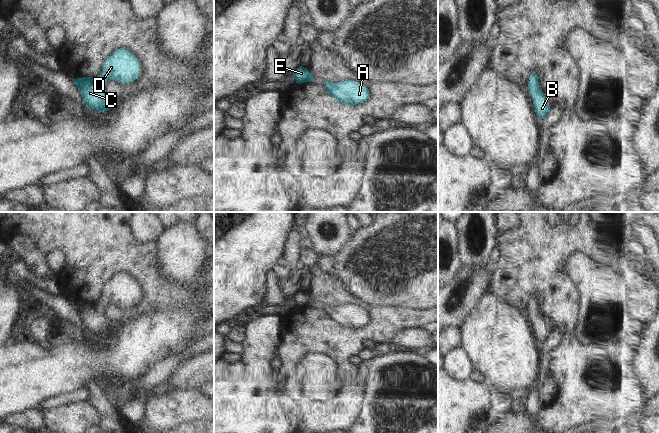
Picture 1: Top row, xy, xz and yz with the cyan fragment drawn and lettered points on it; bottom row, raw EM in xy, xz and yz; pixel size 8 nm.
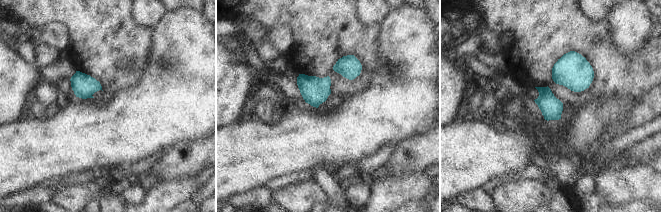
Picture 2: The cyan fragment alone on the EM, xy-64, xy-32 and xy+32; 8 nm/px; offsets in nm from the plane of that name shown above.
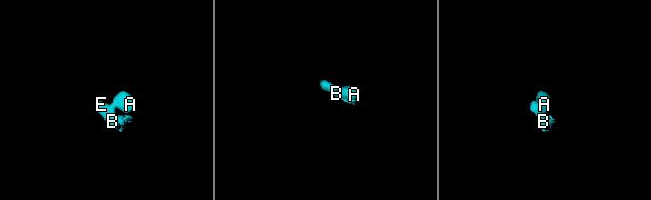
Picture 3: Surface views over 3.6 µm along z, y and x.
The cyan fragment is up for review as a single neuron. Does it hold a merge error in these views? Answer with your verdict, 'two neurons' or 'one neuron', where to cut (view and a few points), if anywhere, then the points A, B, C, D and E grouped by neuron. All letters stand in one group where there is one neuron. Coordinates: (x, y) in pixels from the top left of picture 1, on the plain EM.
one neuron | no cut | A B C D E

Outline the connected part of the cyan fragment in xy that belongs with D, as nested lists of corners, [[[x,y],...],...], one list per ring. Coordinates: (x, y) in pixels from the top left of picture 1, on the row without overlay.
[[[127,273],[115,274],[103,287],[97,301],[74,303],[78,315],[88,333],[96,337],[109,334],[105,308],[112,303],[124,308],[133,307],[140,298],[138,283]]]

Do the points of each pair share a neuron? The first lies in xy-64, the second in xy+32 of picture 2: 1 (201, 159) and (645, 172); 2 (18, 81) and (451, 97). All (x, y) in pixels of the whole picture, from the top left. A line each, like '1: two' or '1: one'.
1: two
2: one

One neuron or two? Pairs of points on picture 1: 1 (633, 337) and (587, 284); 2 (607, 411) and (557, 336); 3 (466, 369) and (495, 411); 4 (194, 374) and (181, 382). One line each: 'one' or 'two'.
1: one
2: two
3: two
4: one

